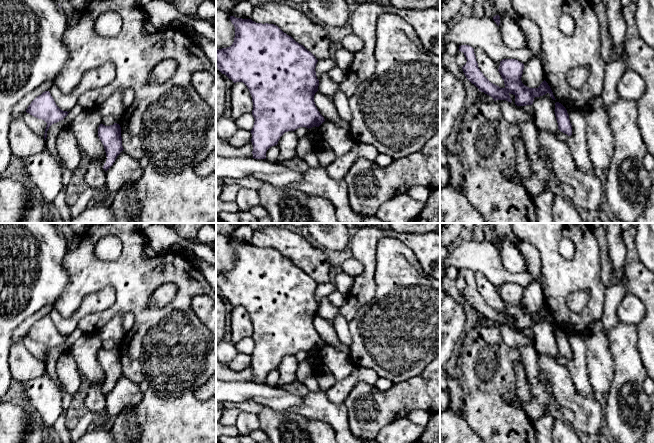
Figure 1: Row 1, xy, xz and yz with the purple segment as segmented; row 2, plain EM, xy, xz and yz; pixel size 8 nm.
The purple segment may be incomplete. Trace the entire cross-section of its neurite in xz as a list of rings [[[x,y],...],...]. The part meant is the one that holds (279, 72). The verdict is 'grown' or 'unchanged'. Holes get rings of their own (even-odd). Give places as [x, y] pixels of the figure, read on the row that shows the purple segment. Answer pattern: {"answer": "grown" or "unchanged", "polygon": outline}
{"answer": "unchanged", "polygon": [[[230,16],[230,20],[235,27],[234,42],[230,47],[216,50],[216,67],[234,83],[243,82],[249,89],[253,102],[252,115],[255,119],[250,131],[252,154],[255,159],[266,159],[267,150],[277,145],[285,132],[295,131],[300,127],[319,127],[325,121],[314,102],[314,95],[319,86],[315,71],[318,60],[303,45],[274,24],[256,23],[251,19],[234,16]]]}

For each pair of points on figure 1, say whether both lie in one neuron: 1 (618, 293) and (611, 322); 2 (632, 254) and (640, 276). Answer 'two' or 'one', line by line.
1: one
2: one

